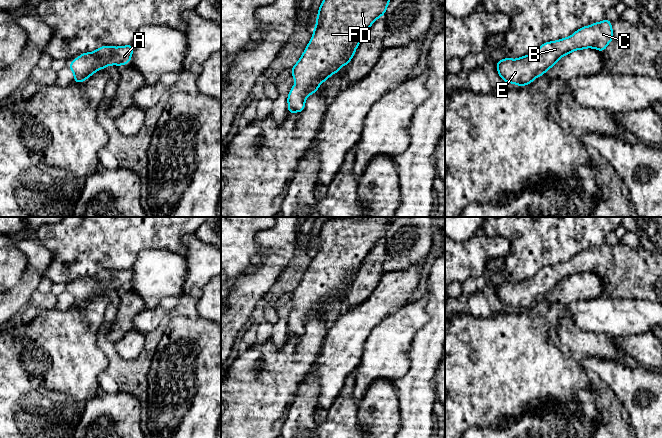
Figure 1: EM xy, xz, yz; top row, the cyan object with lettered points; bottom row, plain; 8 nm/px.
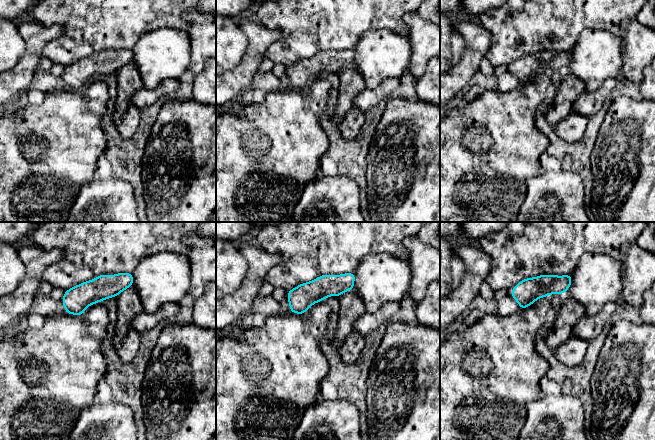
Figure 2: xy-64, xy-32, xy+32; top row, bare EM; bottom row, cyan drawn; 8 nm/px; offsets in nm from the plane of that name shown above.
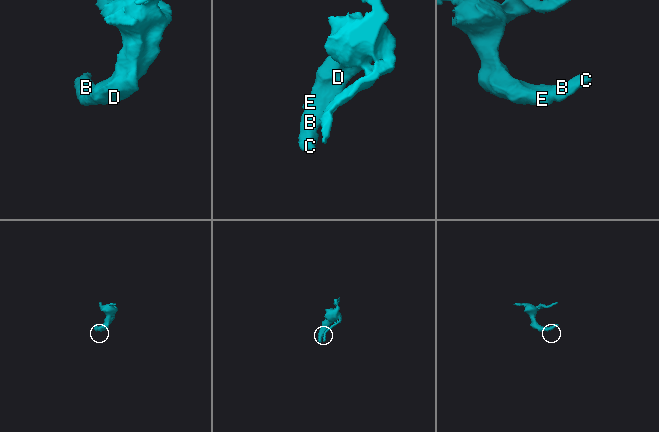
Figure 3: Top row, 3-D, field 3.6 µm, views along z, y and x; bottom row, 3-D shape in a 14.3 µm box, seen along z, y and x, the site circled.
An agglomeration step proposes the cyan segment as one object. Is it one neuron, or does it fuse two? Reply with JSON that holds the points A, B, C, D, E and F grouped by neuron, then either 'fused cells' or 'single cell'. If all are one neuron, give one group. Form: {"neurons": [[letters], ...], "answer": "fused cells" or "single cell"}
{"neurons": [["A", "B", "C", "D", "E", "F"]], "answer": "single cell"}

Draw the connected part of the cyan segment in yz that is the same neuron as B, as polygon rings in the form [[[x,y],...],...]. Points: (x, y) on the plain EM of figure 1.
[[[606,243],[584,250],[570,261],[542,268],[530,279],[496,285],[498,298],[504,306],[525,310],[544,299],[560,282],[575,274],[594,272],[604,275],[613,263],[611,246]]]

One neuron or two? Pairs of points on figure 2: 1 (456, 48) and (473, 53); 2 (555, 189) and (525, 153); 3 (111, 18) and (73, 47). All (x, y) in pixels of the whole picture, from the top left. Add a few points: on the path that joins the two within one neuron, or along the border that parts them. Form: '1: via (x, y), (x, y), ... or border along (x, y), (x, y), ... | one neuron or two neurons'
1: border along (455, 28), (464, 40), (465, 50), (450, 69) | two neurons
2: border along (538, 173), (527, 181), (525, 193) | two neurons
3: via (102, 23), (82, 42) | one neuron

